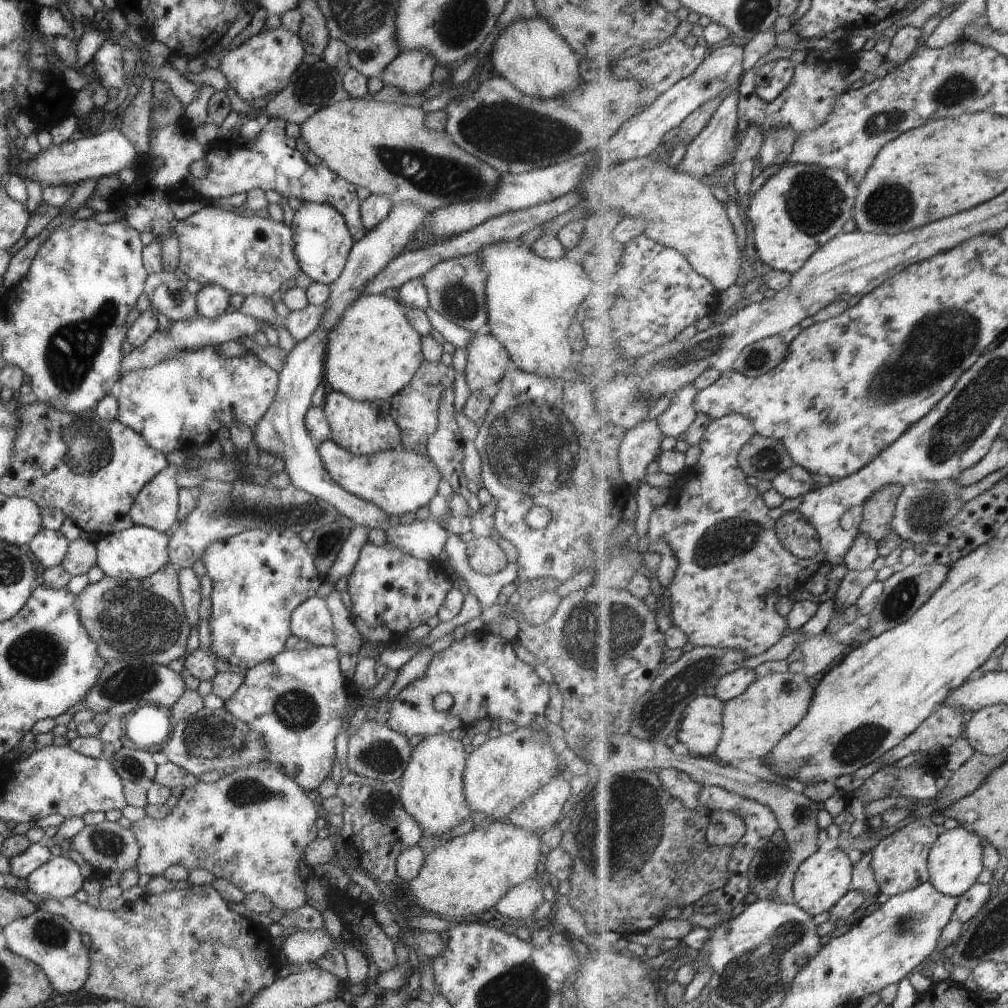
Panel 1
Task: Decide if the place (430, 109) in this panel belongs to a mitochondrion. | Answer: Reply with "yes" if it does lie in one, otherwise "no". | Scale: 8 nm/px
no

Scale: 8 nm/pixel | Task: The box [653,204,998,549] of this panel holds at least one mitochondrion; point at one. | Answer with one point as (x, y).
(940, 341)

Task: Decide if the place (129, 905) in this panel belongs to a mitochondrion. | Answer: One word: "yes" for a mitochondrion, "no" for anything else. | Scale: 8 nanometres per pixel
no

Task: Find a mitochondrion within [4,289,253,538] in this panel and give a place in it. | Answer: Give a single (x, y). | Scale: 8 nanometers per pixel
(71, 351)

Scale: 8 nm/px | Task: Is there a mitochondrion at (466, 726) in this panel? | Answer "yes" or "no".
no

